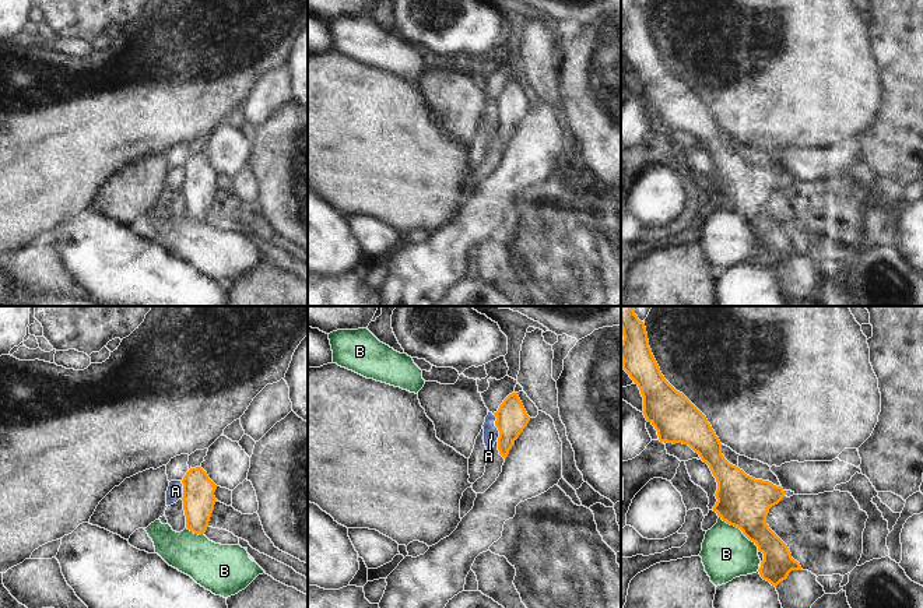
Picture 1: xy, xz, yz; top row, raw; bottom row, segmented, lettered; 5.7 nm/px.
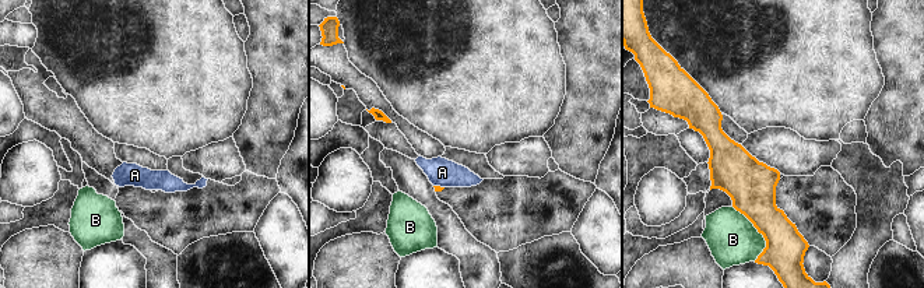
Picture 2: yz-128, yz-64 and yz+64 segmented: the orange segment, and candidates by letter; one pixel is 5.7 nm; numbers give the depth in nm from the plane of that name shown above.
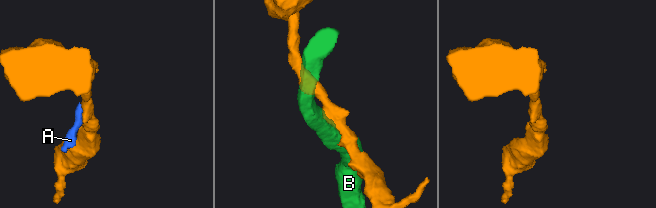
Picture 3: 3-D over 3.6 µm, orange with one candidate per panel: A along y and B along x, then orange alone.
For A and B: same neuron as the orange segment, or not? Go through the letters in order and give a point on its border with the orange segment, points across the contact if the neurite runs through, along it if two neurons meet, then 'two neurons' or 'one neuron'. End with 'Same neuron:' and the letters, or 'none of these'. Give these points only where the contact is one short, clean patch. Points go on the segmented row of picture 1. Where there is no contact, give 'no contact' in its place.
A: contact xz (495, 425); border xz (492, 414), (495, 417), (498, 439); two neurons
B: contact yz (740, 529); two neurons
Same neuron: none of these

